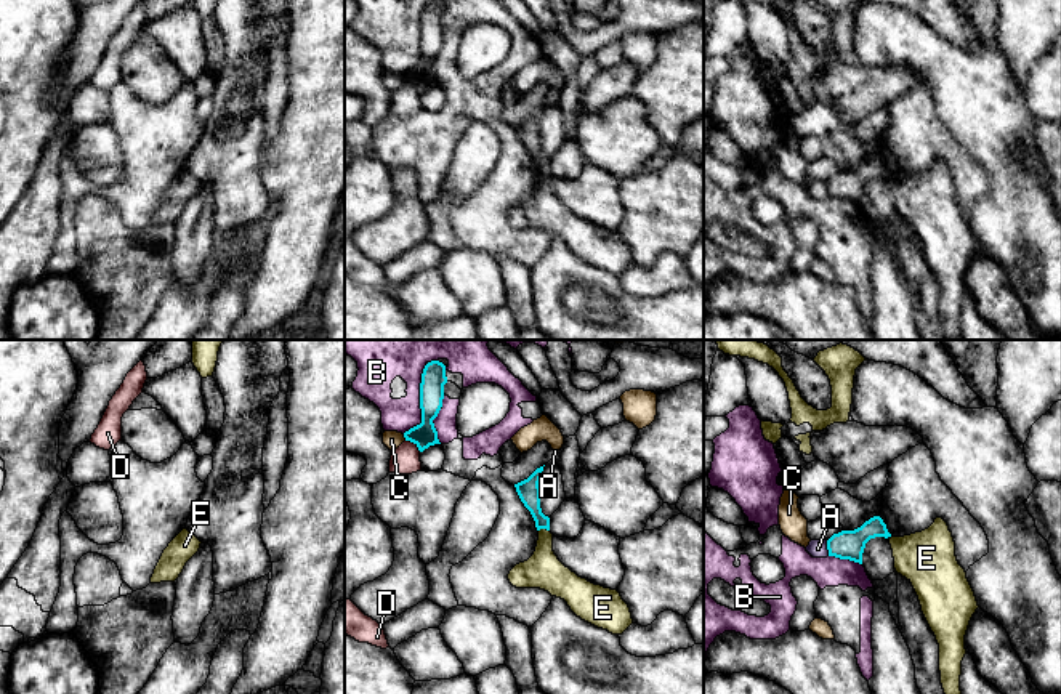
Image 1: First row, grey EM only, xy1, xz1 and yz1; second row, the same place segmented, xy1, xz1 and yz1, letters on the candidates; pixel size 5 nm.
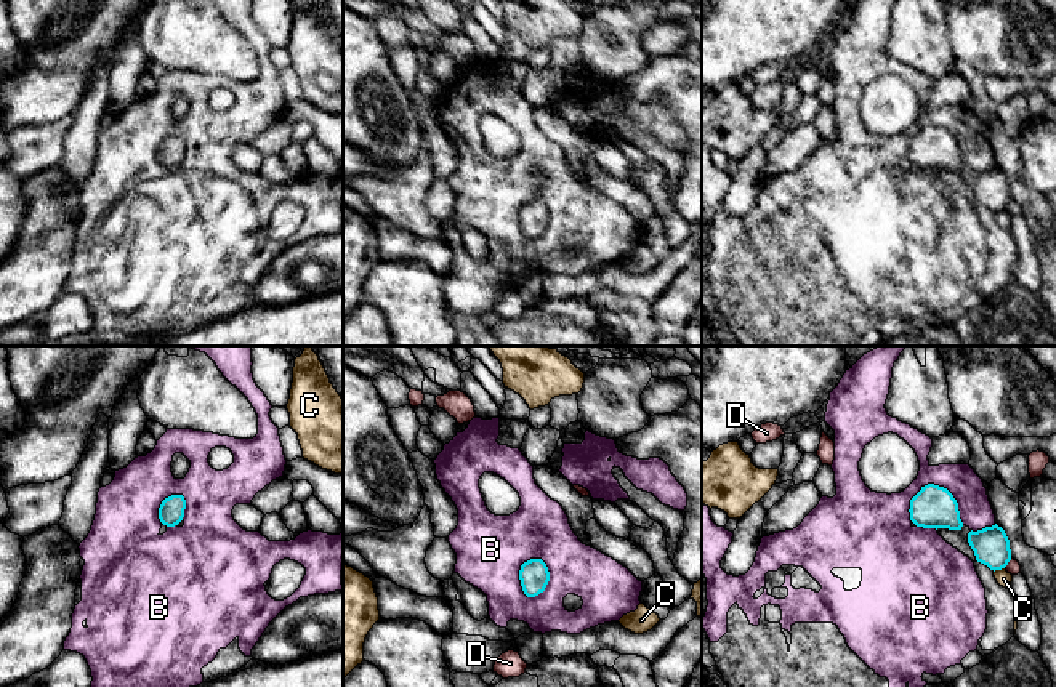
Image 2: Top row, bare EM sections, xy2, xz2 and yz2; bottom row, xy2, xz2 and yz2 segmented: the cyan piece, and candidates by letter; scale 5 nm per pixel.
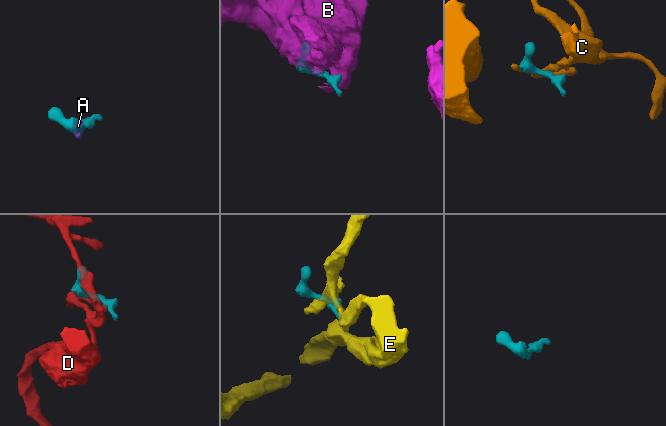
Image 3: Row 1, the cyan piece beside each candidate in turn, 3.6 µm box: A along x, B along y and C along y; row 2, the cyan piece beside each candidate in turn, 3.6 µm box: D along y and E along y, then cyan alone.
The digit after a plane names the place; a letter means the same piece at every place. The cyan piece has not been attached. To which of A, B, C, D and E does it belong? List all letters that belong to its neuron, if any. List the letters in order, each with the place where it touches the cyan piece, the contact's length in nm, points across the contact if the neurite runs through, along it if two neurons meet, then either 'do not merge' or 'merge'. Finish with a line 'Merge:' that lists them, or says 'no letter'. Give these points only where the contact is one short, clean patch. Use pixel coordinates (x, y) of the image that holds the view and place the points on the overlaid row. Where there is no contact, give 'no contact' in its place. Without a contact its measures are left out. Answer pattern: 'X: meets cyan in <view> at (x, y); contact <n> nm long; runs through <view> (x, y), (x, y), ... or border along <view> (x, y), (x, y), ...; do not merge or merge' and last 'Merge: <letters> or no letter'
A: meets cyan in yz1 at (827, 548); contact 80 nm long; do not merge
B: meets cyan in xz2 at (548, 580); contact 220 nm long; do not merge
C: meets cyan in yz2 at (999, 569); contact 60 nm long; do not merge
D: meets cyan in xz1 at (414, 443); contact 100 nm long; do not merge
E: meets cyan in xz1 at (544, 528); contact 60 nm long; runs through xz1 (529, 492), (544, 528), (544, 569); merge
Merge: E

